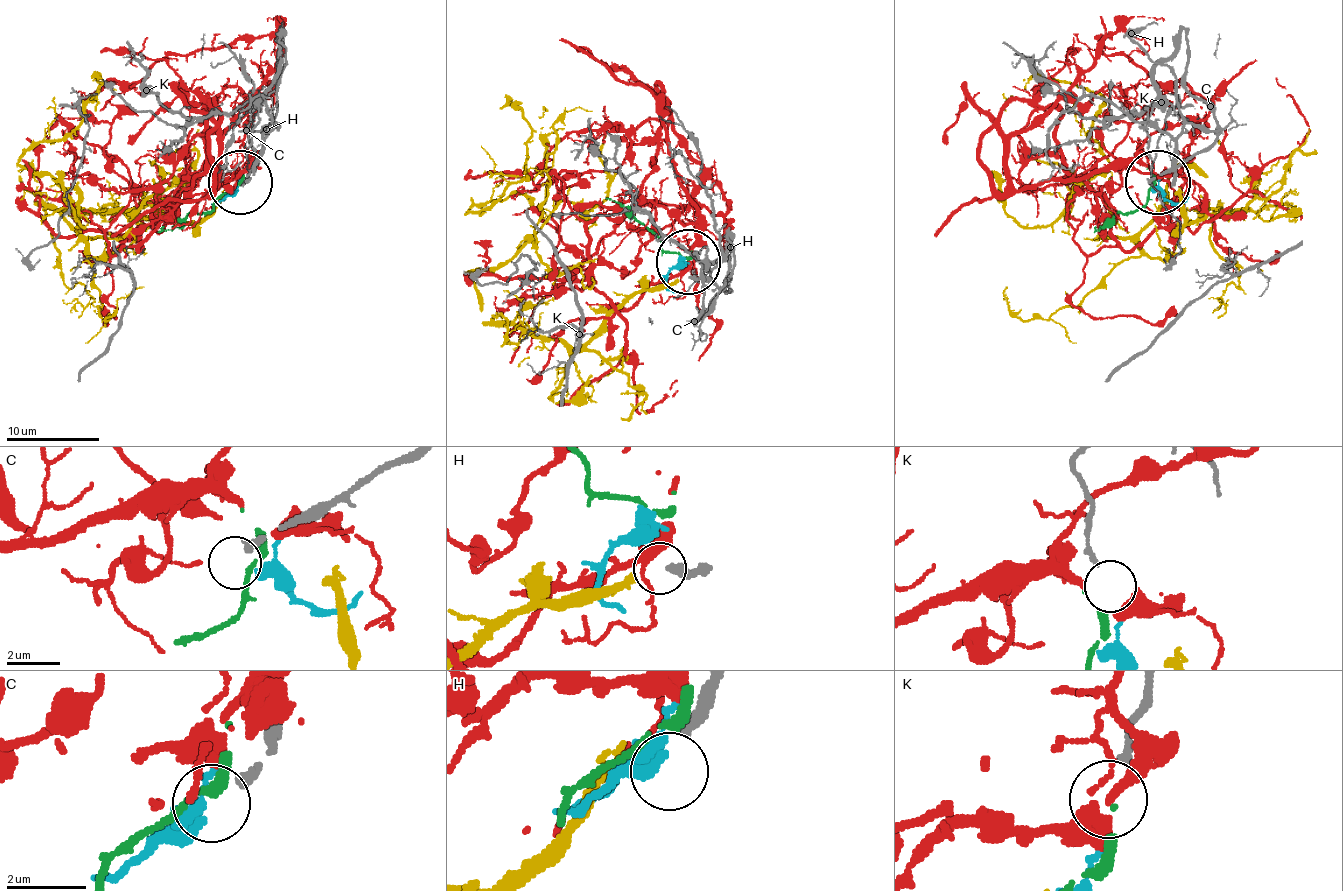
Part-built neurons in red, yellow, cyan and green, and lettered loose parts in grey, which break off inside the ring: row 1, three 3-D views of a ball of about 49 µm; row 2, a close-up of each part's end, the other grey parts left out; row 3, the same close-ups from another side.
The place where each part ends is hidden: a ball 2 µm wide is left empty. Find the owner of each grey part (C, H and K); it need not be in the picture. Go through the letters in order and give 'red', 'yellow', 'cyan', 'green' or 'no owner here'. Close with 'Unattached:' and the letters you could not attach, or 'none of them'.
C: no owner here
H: yellow
K: green
Unattached: C

